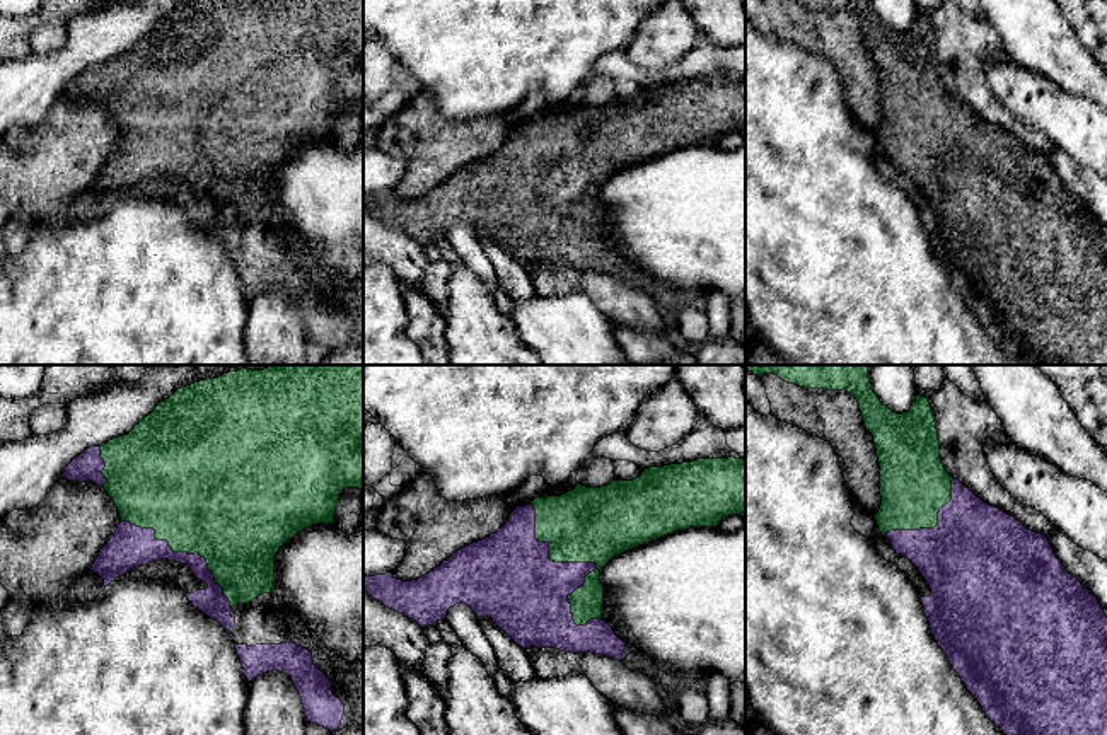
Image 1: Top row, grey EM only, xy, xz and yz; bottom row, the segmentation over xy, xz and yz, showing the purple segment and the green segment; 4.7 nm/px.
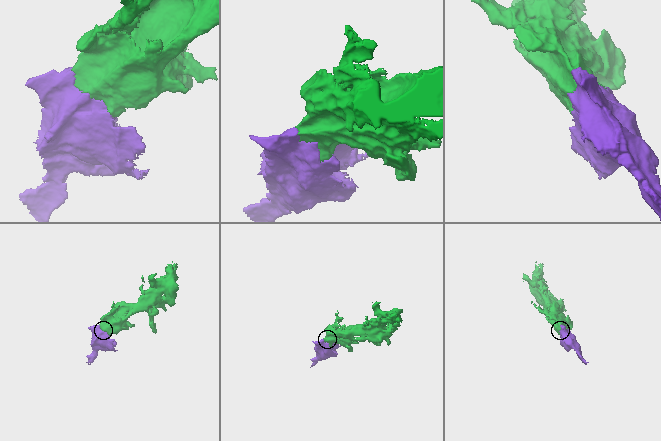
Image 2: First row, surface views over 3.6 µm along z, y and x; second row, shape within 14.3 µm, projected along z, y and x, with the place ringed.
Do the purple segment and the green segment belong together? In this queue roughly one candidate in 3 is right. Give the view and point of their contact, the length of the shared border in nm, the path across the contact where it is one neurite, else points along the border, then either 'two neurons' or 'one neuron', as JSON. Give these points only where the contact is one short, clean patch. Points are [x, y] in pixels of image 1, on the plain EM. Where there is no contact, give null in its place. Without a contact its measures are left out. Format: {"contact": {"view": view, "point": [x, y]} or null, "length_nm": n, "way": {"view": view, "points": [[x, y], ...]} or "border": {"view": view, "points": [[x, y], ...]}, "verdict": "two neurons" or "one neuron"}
{"contact": {"view": "xz", "point": [585, 181]}, "length_nm": 650, "verdict": "one neuron"}

